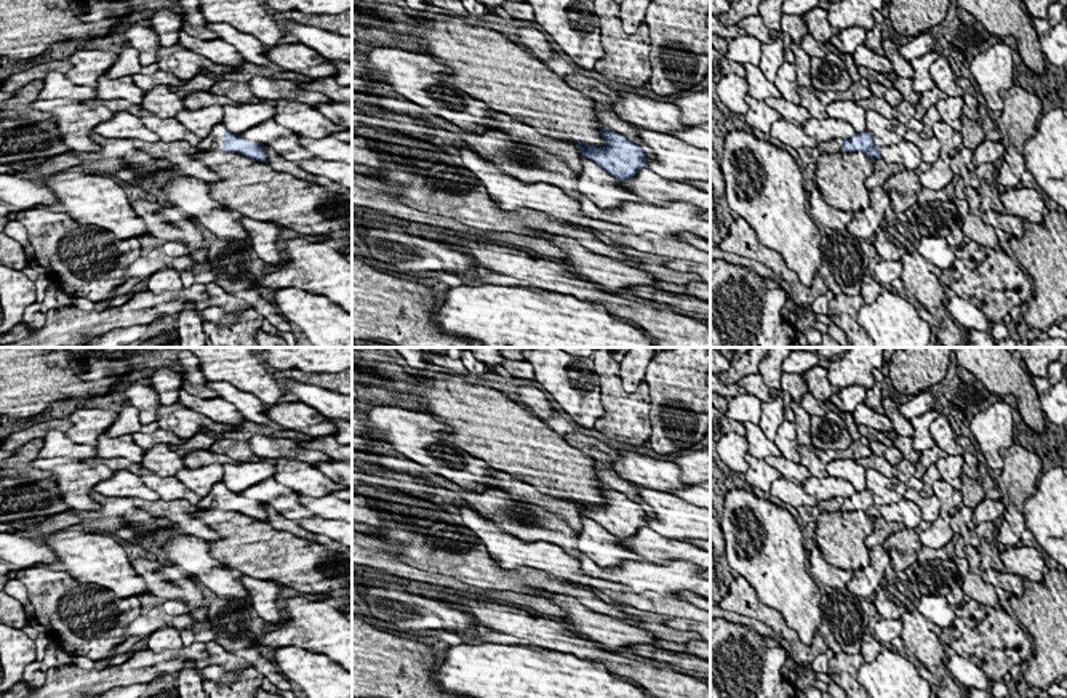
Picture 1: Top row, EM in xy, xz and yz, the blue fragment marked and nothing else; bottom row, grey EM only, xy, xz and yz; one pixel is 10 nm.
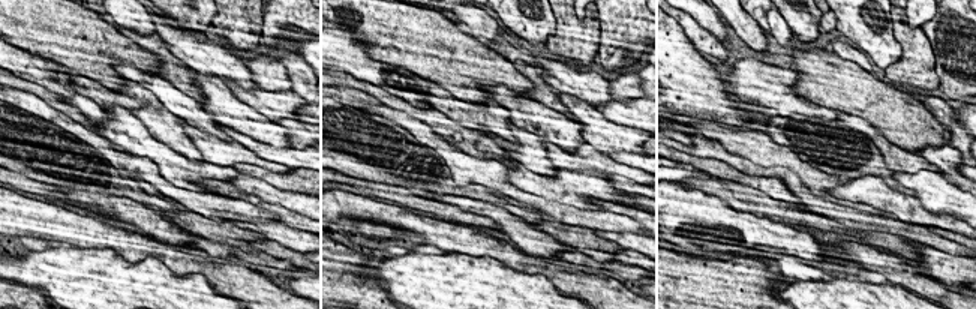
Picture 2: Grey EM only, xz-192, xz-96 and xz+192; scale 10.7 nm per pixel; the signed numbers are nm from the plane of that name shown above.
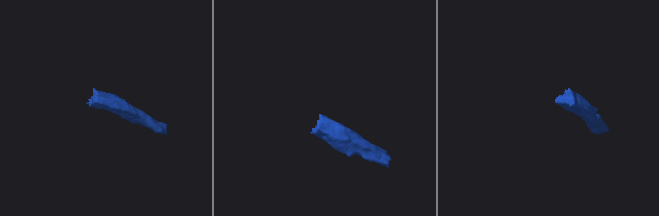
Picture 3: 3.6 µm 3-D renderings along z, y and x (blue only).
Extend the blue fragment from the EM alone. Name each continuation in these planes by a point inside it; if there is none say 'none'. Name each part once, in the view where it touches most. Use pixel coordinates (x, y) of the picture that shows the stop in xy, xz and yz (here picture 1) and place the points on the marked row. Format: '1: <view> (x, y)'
1: xy (213, 143)

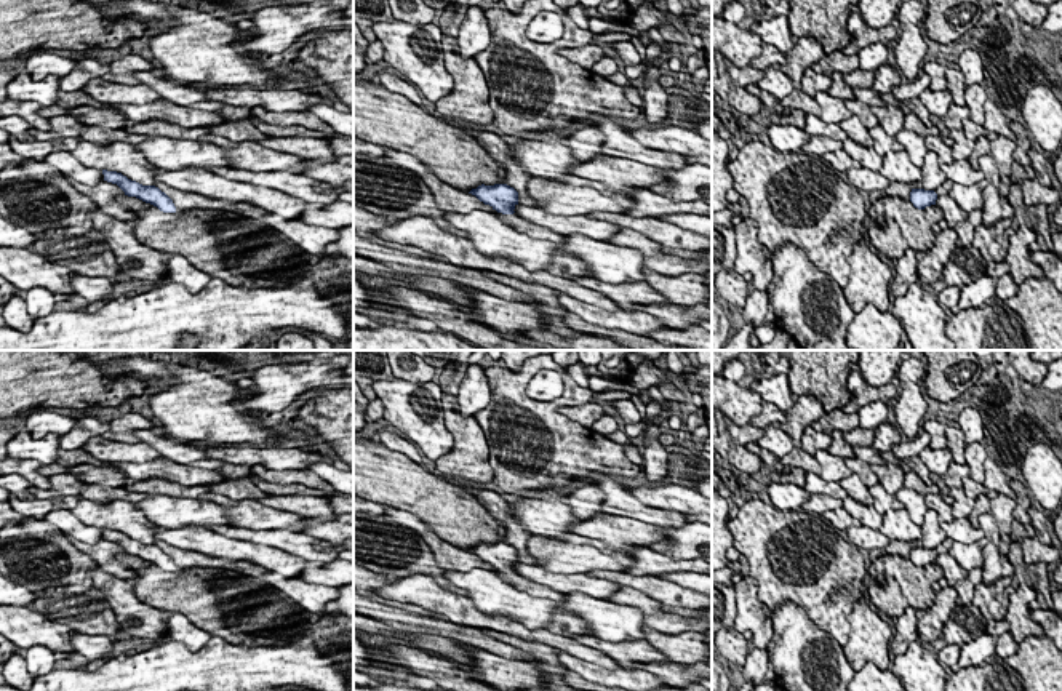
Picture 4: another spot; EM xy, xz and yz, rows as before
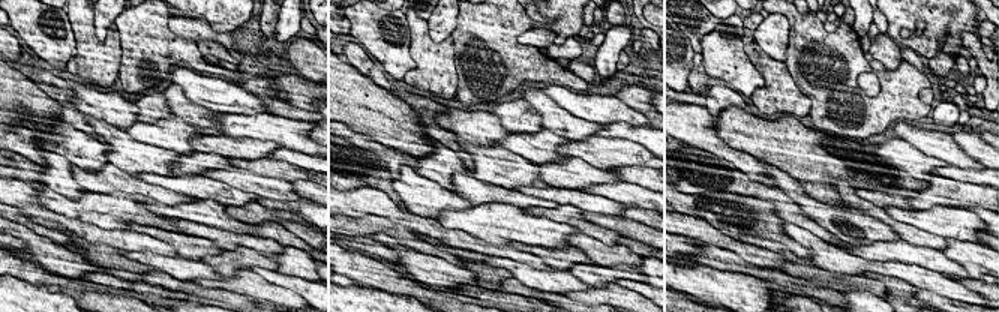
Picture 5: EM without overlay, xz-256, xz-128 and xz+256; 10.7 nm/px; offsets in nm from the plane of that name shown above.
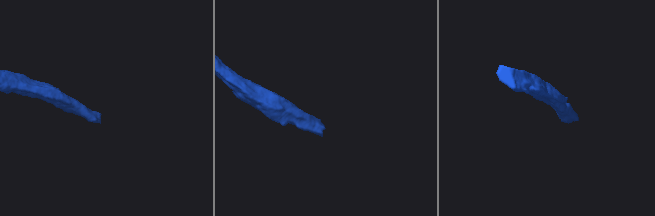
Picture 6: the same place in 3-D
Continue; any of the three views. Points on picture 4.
1: xz (533, 231)

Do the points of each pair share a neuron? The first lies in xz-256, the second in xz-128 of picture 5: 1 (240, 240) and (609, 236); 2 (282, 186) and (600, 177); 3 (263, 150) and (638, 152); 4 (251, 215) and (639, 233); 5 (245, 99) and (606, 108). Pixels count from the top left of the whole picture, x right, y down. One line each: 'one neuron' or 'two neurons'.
1: two neurons
2: two neurons
3: one neuron
4: one neuron
5: one neuron

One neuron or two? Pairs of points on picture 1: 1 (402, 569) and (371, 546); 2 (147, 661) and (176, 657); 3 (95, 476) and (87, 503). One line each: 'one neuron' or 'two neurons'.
1: one neuron
2: one neuron
3: one neuron

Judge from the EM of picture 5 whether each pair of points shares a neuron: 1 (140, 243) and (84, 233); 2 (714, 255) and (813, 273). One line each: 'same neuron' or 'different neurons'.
1: same neuron
2: different neurons

